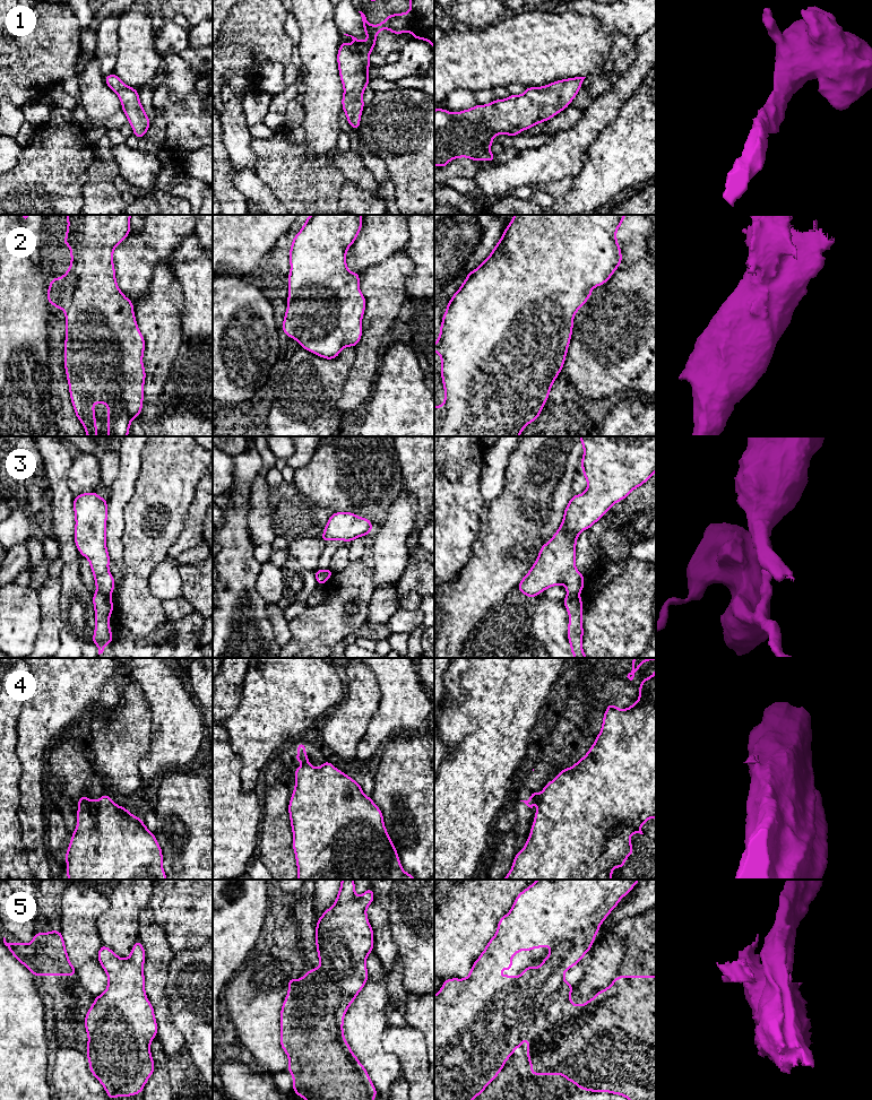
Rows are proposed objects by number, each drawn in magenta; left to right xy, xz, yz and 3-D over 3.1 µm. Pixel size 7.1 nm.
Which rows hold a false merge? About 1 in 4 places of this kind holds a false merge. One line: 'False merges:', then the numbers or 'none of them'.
False merges: 3, 4

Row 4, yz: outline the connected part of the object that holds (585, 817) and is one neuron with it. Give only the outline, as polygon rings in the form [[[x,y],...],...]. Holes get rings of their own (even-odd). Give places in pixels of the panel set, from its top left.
[[[656,668],[650,677],[641,681],[639,699],[631,707],[618,709],[613,703],[607,705],[601,733],[587,754],[571,768],[560,771],[556,778],[542,789],[529,837],[525,847],[515,856],[512,867],[503,880],[612,880],[613,867],[622,868],[625,859],[633,854],[631,834],[644,834],[641,825],[650,817],[656,818]]]

